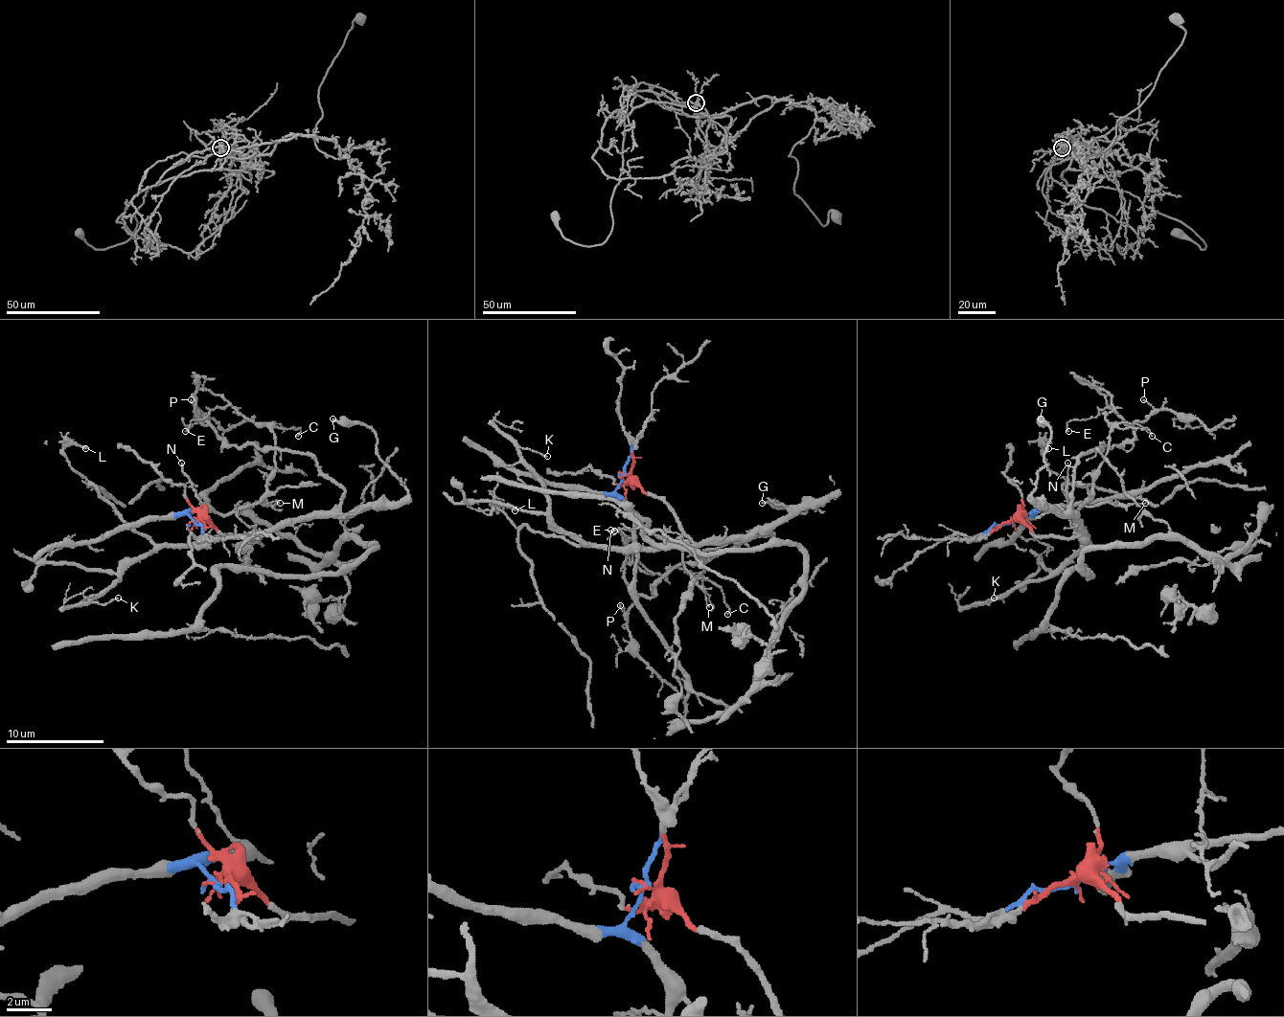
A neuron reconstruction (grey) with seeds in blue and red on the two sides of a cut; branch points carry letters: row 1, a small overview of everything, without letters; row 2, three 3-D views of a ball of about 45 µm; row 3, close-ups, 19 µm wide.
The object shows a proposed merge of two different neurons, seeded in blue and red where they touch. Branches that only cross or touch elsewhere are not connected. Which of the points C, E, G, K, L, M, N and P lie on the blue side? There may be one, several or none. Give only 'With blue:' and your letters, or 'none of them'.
With blue: C, E, M, N

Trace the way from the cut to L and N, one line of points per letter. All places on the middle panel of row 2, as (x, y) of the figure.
L: (624, 472), (675, 517), (682, 533), (670, 544), (582, 546), (523, 524), (515, 527), (493, 505), (515, 509)
N: (624, 472), (616, 495), (633, 519), (633, 527), (611, 529)

